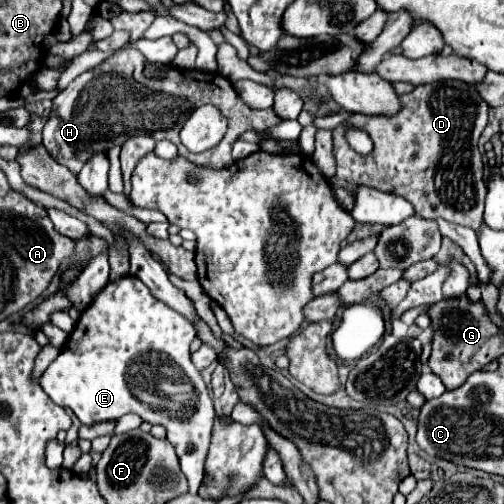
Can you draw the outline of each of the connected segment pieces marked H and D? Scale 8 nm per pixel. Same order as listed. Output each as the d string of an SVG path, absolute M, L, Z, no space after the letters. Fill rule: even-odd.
M121 50L121 52L117 52L113 58L109 58L109 60L105 60L103 64L99 64L99 66L95 66L93 70L87 70L87 72L83 72L81 76L77 76L65 90L61 90L59 94L57 94L57 98L53 100L53 110L51 110L51 116L49 116L49 122L45 124L45 128L43 128L43 146L49 150L49 154L59 162L59 164L63 164L63 166L67 166L73 174L79 174L79 170L81 170L81 166L87 162L87 158L93 154L93 152L105 152L107 148L111 148L113 144L121 144L123 142L123 138L125 136L131 136L131 134L147 134L147 136L151 136L151 138L155 138L155 140L163 140L163 138L167 138L167 140L171 140L177 148L179 148L179 154L181 156L185 156L187 160L191 160L191 162L199 162L201 166L209 166L209 168L226 168L230 166L232 163L228 165L216 165L211 162L211 156L209 156L209 150L201 153L193 153L189 152L187 148L183 148L183 144L181 144L181 140L179 140L179 130L183 128L183 124L187 122L187 118L191 116L191 112L195 110L195 108L199 108L199 106L203 106L203 104L213 104L213 106L217 106L221 112L223 112L223 116L227 118L227 134L223 136L223 142L231 148L233 146L233 142L237 140L237 136L239 134L243 134L243 132L265 132L265 130L269 130L269 128L273 128L273 126L277 126L277 124L281 124L283 122L283 118L279 118L277 114L275 114L275 110L273 108L267 108L267 110L253 110L253 108L249 108L239 96L237 96L237 92L235 92L235 88L233 88L233 84L227 80L227 78L223 78L219 72L215 72L215 74L209 74L209 72L199 72L199 70L181 70L181 68L177 68L177 66L171 66L171 70L167 70L167 78L147 78L145 74L143 74L143 66L147 66L147 58L139 52L139 50Z
M443 80L443 82L431 82L417 86L413 92L407 92L401 98L401 110L393 116L365 116L355 114L347 122L353 126L365 130L375 148L369 156L359 156L353 152L343 136L343 124L339 124L333 130L333 156L337 162L337 174L331 180L333 186L347 188L349 192L355 192L357 184L365 184L377 190L393 192L409 200L417 214L423 218L445 218L447 222L479 228L483 222L483 202L485 202L485 184L483 184L483 160L477 148L479 136L483 128L487 126L487 102L479 98L479 92L475 86L469 86L465 82L457 80Z

